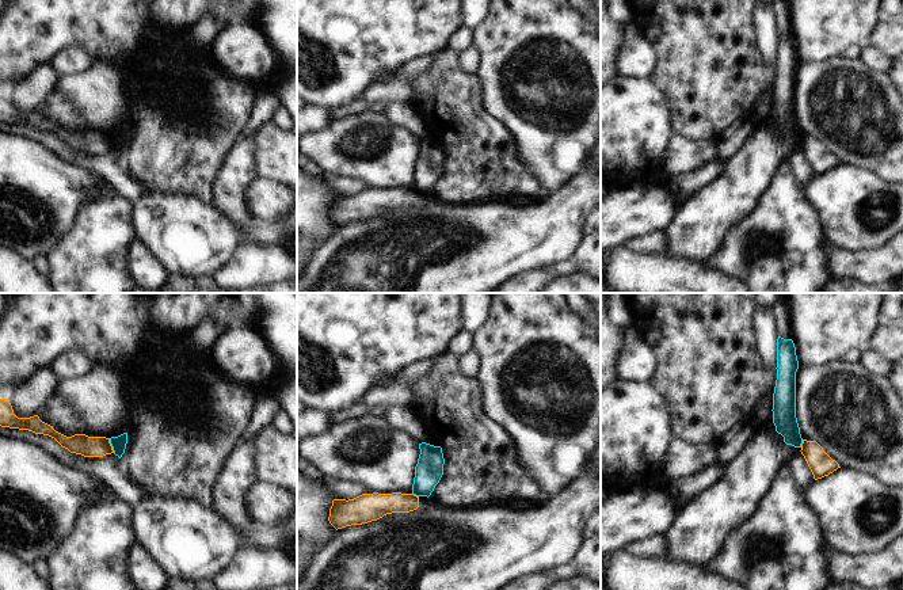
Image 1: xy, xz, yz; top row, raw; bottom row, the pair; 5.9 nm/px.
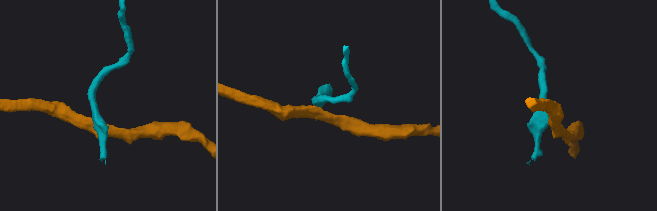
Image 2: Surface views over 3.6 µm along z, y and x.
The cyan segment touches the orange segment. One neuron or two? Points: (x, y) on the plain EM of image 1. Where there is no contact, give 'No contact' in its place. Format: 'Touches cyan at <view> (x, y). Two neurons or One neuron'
Touches cyan at xy (111, 141). Two neurons

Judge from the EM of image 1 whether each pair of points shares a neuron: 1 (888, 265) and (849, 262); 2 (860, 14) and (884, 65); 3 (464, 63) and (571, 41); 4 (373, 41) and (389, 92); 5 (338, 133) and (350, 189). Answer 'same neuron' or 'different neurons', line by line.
1: same neuron
2: different neurons
3: different neurons
4: different neurons
5: different neurons

